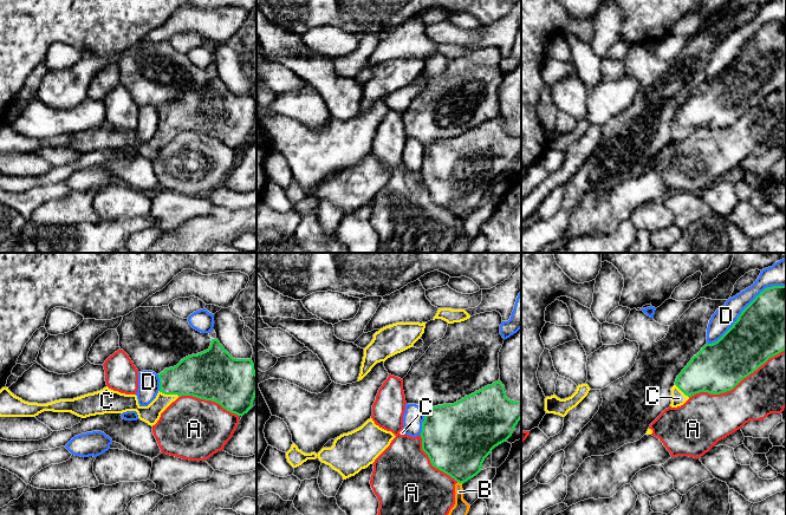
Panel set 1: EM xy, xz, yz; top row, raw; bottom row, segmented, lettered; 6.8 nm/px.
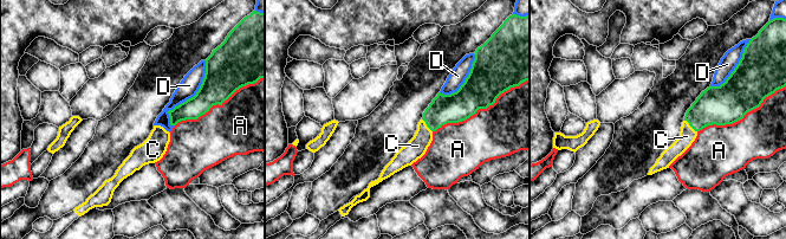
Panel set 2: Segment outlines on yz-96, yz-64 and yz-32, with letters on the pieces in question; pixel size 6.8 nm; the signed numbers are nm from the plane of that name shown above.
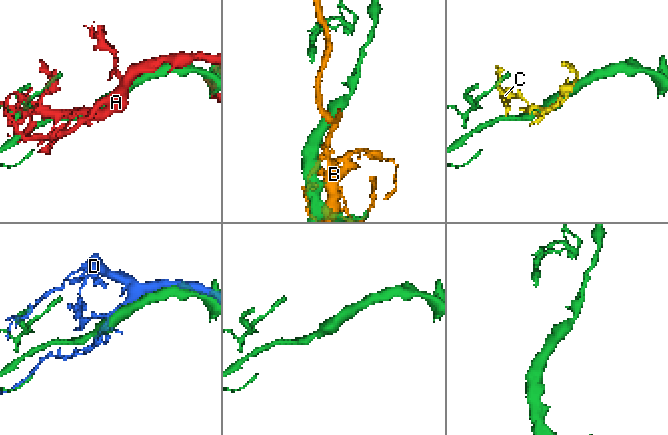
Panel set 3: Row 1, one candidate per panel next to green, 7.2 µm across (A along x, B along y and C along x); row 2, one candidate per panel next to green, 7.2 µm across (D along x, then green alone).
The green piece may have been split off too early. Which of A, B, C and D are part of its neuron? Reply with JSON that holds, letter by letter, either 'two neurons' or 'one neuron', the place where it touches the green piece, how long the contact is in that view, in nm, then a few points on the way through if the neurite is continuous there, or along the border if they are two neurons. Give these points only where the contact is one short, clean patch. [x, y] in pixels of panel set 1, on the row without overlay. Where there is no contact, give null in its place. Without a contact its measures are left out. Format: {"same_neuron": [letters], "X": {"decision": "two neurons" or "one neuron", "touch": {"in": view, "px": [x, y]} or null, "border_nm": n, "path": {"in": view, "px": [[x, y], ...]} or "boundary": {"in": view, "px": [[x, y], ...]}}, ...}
{"same_neuron": ["C"], "A": {"decision": "two neurons", "touch": {"in": "yz", "px": [736, 119]}, "border_nm": 750}, "B": {"decision": "two neurons", "touch": {"in": "xz", "px": [460, 217]}, "border_nm": 40}, "C": {"decision": "one neuron", "touch": {"in": "xy", "px": [169, 129]}, "border_nm": 150, "path": {"in": "xy", "px": [[201, 111], [183, 115], [169, 129], [150, 149]]}}, "D": {"decision": "two neurons", "touch": {"in": "yz", "px": [745, 44]}, "border_nm": 650}}

